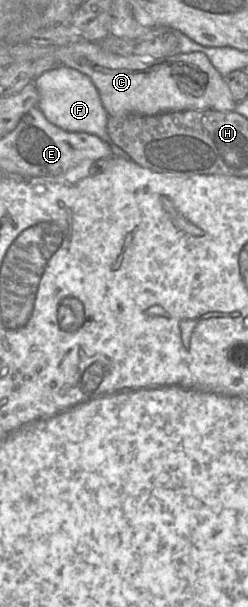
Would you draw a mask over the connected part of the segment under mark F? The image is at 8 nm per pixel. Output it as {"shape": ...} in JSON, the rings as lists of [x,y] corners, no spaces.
{"shape":[[[57,66],[43,72],[34,81],[39,94],[38,107],[52,124],[69,132],[86,132],[98,136],[111,148],[114,156],[130,159],[129,155],[114,144],[107,131],[109,115],[92,80],[81,71]]]}

